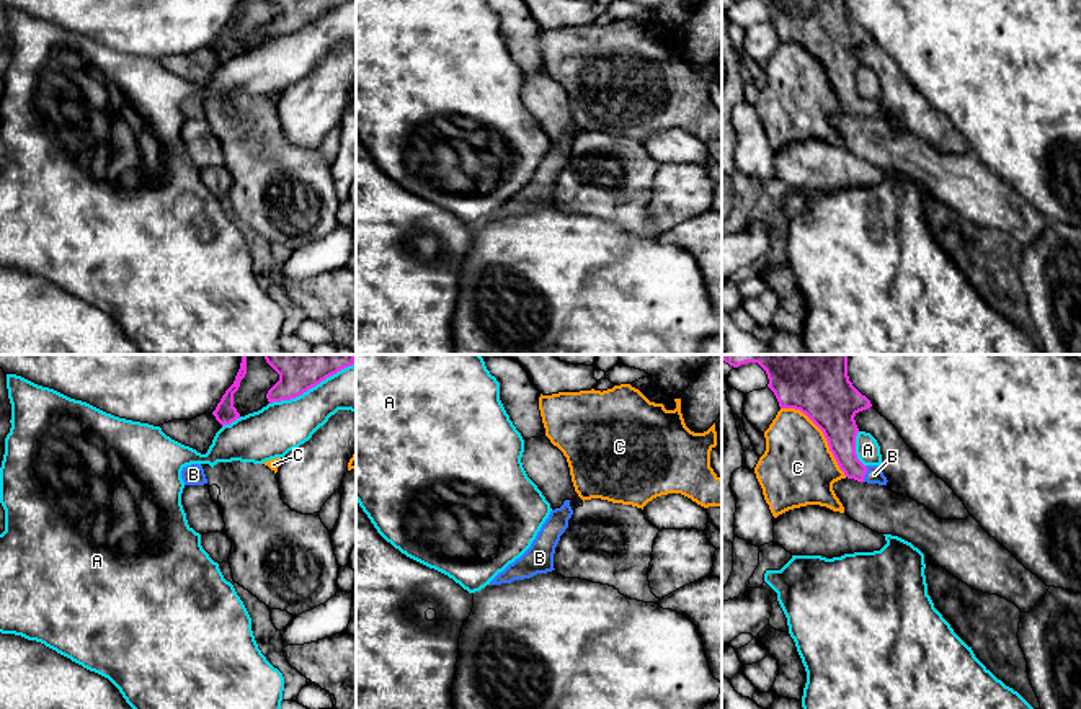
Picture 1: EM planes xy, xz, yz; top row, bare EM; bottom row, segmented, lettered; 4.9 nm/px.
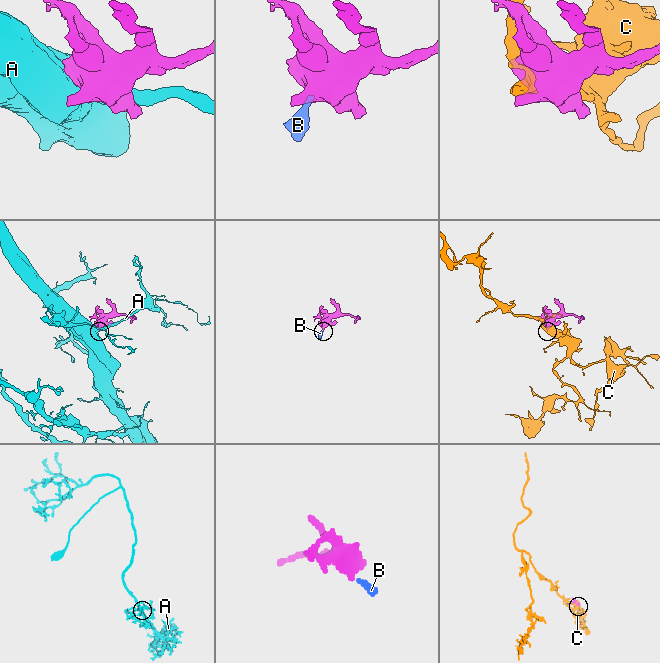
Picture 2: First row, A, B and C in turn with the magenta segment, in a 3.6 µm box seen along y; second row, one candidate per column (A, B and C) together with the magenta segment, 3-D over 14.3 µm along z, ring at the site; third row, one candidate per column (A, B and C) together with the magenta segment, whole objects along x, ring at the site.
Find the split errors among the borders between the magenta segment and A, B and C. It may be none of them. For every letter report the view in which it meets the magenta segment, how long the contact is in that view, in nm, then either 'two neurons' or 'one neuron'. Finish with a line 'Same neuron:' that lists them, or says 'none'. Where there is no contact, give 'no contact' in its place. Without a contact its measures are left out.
A: contact in xy; length 440 nm; two neurons
B: contact in yz; length 80 nm; one neuron
C: contact in yz; length 480 nm; two neurons
Same neuron: B

